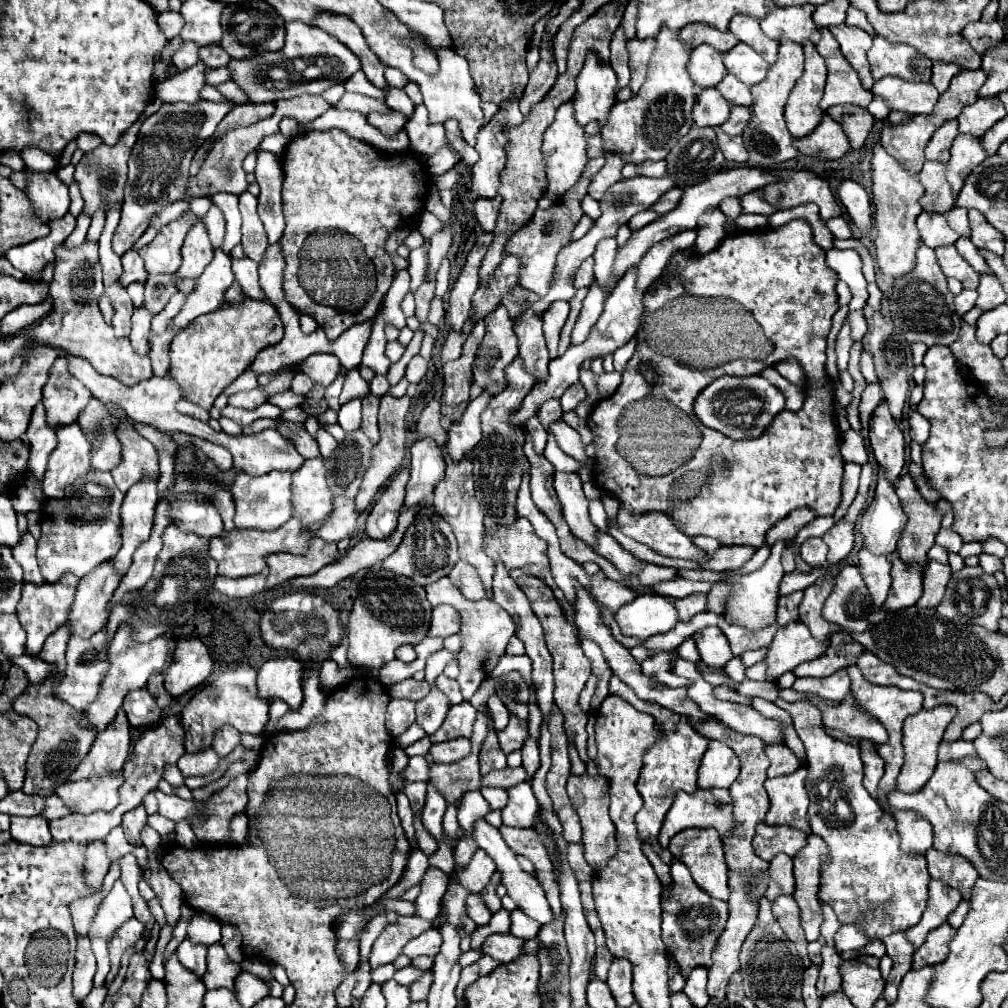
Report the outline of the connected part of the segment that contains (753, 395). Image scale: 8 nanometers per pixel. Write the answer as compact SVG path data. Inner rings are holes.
M767 366L761 372L761 376L745 376L745 378L721 376L721 378L717 378L697 396L697 400L695 400L697 418L705 426L709 426L713 430L719 430L733 440L745 440L745 438L759 438L765 432L765 428L771 424L771 420L783 408L787 408L791 412L797 412L803 406L803 402L805 402L805 388L803 386L791 384L773 366Z

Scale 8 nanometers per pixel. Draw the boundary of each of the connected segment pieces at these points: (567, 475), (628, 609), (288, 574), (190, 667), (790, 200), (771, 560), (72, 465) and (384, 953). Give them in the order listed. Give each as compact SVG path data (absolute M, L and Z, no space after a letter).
M555 472L555 492L563 504L565 520L571 532L581 538L585 544L597 544L597 526L589 518L587 498L583 494L583 484L576 472Z
M639 594L631 604L625 604L615 616L623 636L647 640L653 634L667 632L677 624L677 610L663 596Z
M313 538L303 554L289 554L289 552L269 554L265 556L265 562L269 566L267 588L279 586L281 582L291 578L315 574L335 560L337 560L337 544L329 544L321 538Z
M183 638L177 642L173 660L165 672L165 688L171 696L181 696L211 674L213 660L207 646L199 638Z
M785 170L781 172L781 176L785 176L785 180L763 188L765 200L775 204L777 208L813 202L819 206L821 220L841 216L841 206L837 204L827 180L823 180L821 176L817 176L811 170Z
M775 542L771 546L771 556L767 558L767 562L749 574L731 574L727 580L733 584L731 596L725 602L725 620L729 624L737 624L741 628L747 628L751 632L767 628L771 624L775 624L777 618L777 602L779 602L779 582L783 578L783 566L781 566L781 552L785 548L785 542Z
M73 422L65 428L57 428L57 448L51 452L47 462L43 494L47 498L63 498L65 486L73 484L79 476L85 476L89 468L89 442L79 424Z
M399 916L395 924L387 924L371 948L371 956L369 956L371 968L393 962L409 940L417 938L429 928L431 922L421 920L417 916Z

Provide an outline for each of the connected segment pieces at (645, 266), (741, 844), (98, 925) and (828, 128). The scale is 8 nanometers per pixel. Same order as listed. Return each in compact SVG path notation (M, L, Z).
M695 230L683 232L677 238L669 238L669 240L661 240L661 244L655 244L653 248L649 248L649 252L643 256L643 260L637 266L637 284L635 288L645 292L663 272L669 256L673 250L681 250L681 248L691 248L695 244Z
M703 722L703 724L693 724L693 728L697 728L705 738L709 740L719 740L723 744L727 744L735 754L737 758L741 760L741 774L739 778L731 784L729 788L729 794L733 796L733 820L735 820L735 828L733 832L729 832L723 840L723 850L725 850L725 860L727 860L727 866L731 872L737 872L741 878L755 878L759 876L761 872L767 870L767 862L761 860L759 856L753 854L753 848L751 848L751 838L755 834L755 826L757 822L761 822L769 810L769 798L767 798L767 792L763 788L763 782L767 780L767 768L769 768L769 760L765 756L765 744L757 738L757 736L745 736L745 734L739 734L719 722Z
M115 882L111 892L103 898L97 916L93 918L93 924L89 928L89 940L91 950L97 958L97 974L95 974L95 986L103 986L105 976L109 974L109 956L107 956L107 944L109 936L115 932L117 926L121 926L125 920L133 916L131 898L121 882Z
M827 114L823 116L823 120L815 128L815 132L811 132L799 140L795 138L793 144L801 154L819 156L819 158L827 158L827 160L837 160L851 148L841 124L837 124Z

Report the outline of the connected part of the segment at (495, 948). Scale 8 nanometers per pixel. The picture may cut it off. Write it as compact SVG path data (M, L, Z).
M491 934L483 942L483 954L489 954L499 962L515 960L517 956L521 956L521 948L523 948L523 940L511 934Z

